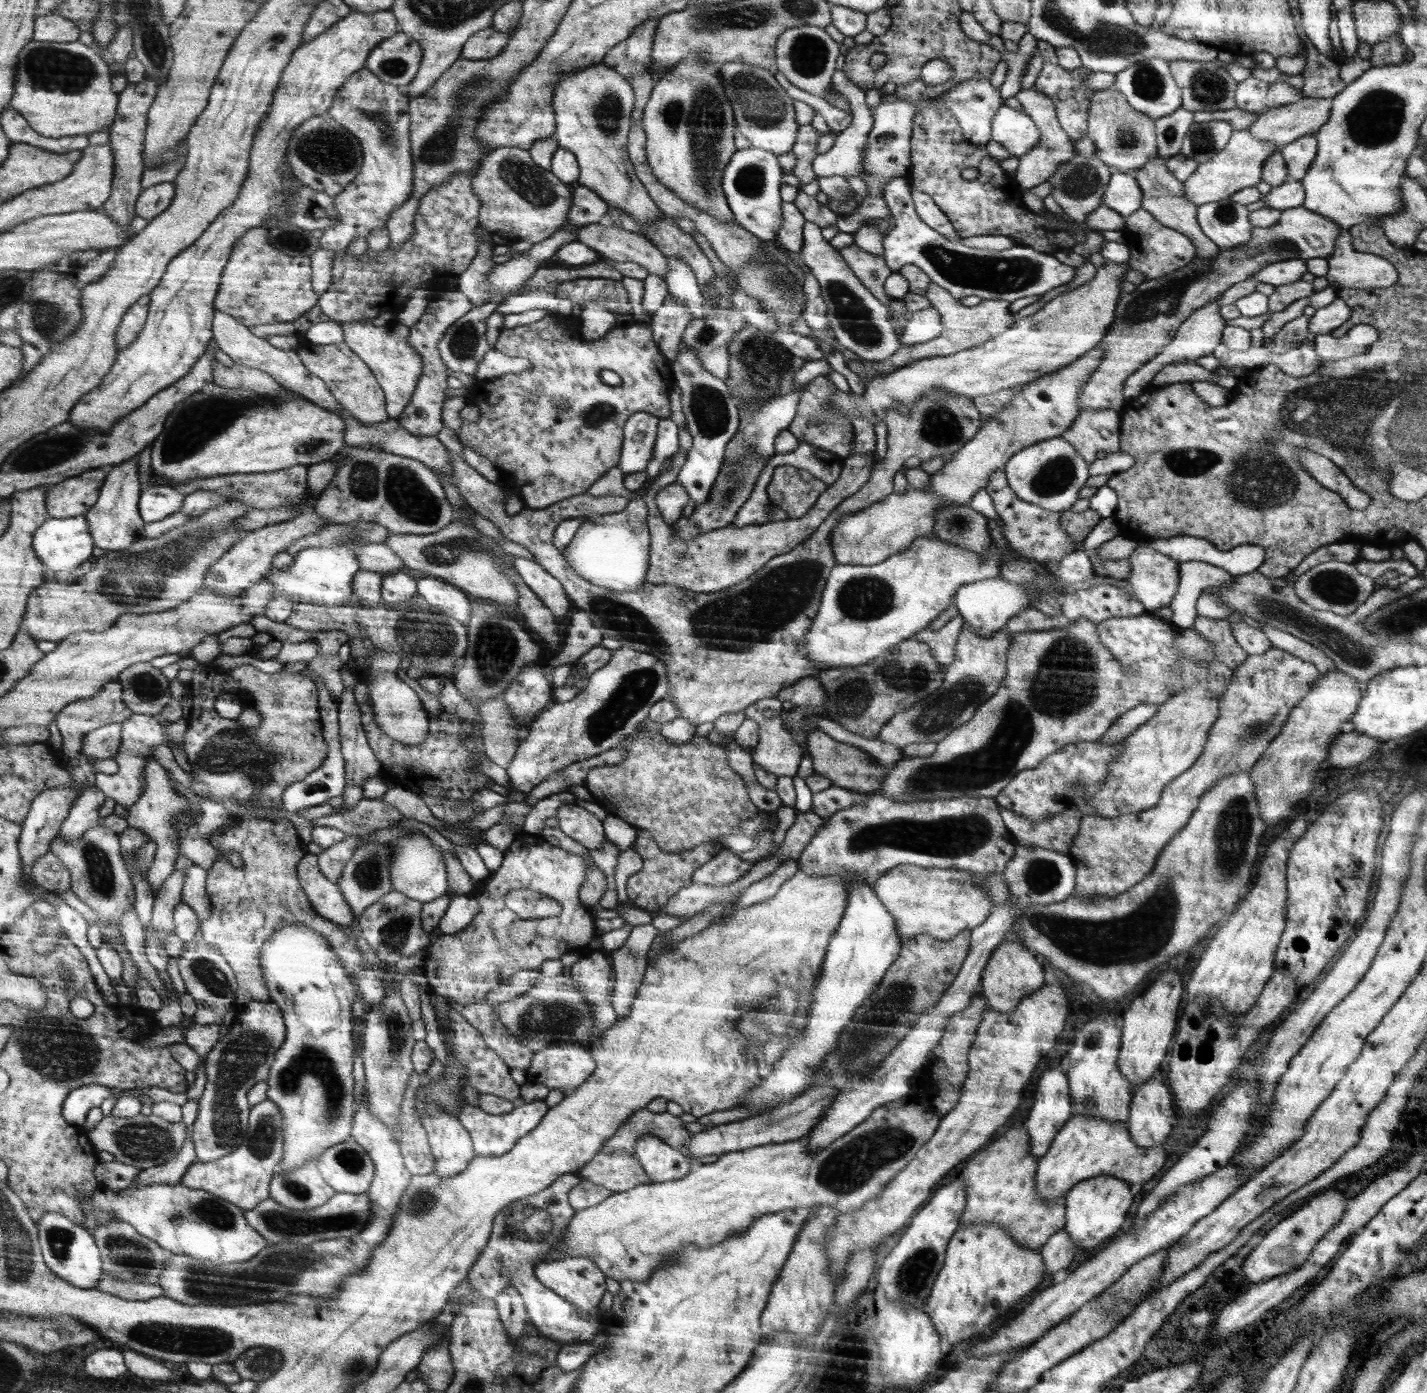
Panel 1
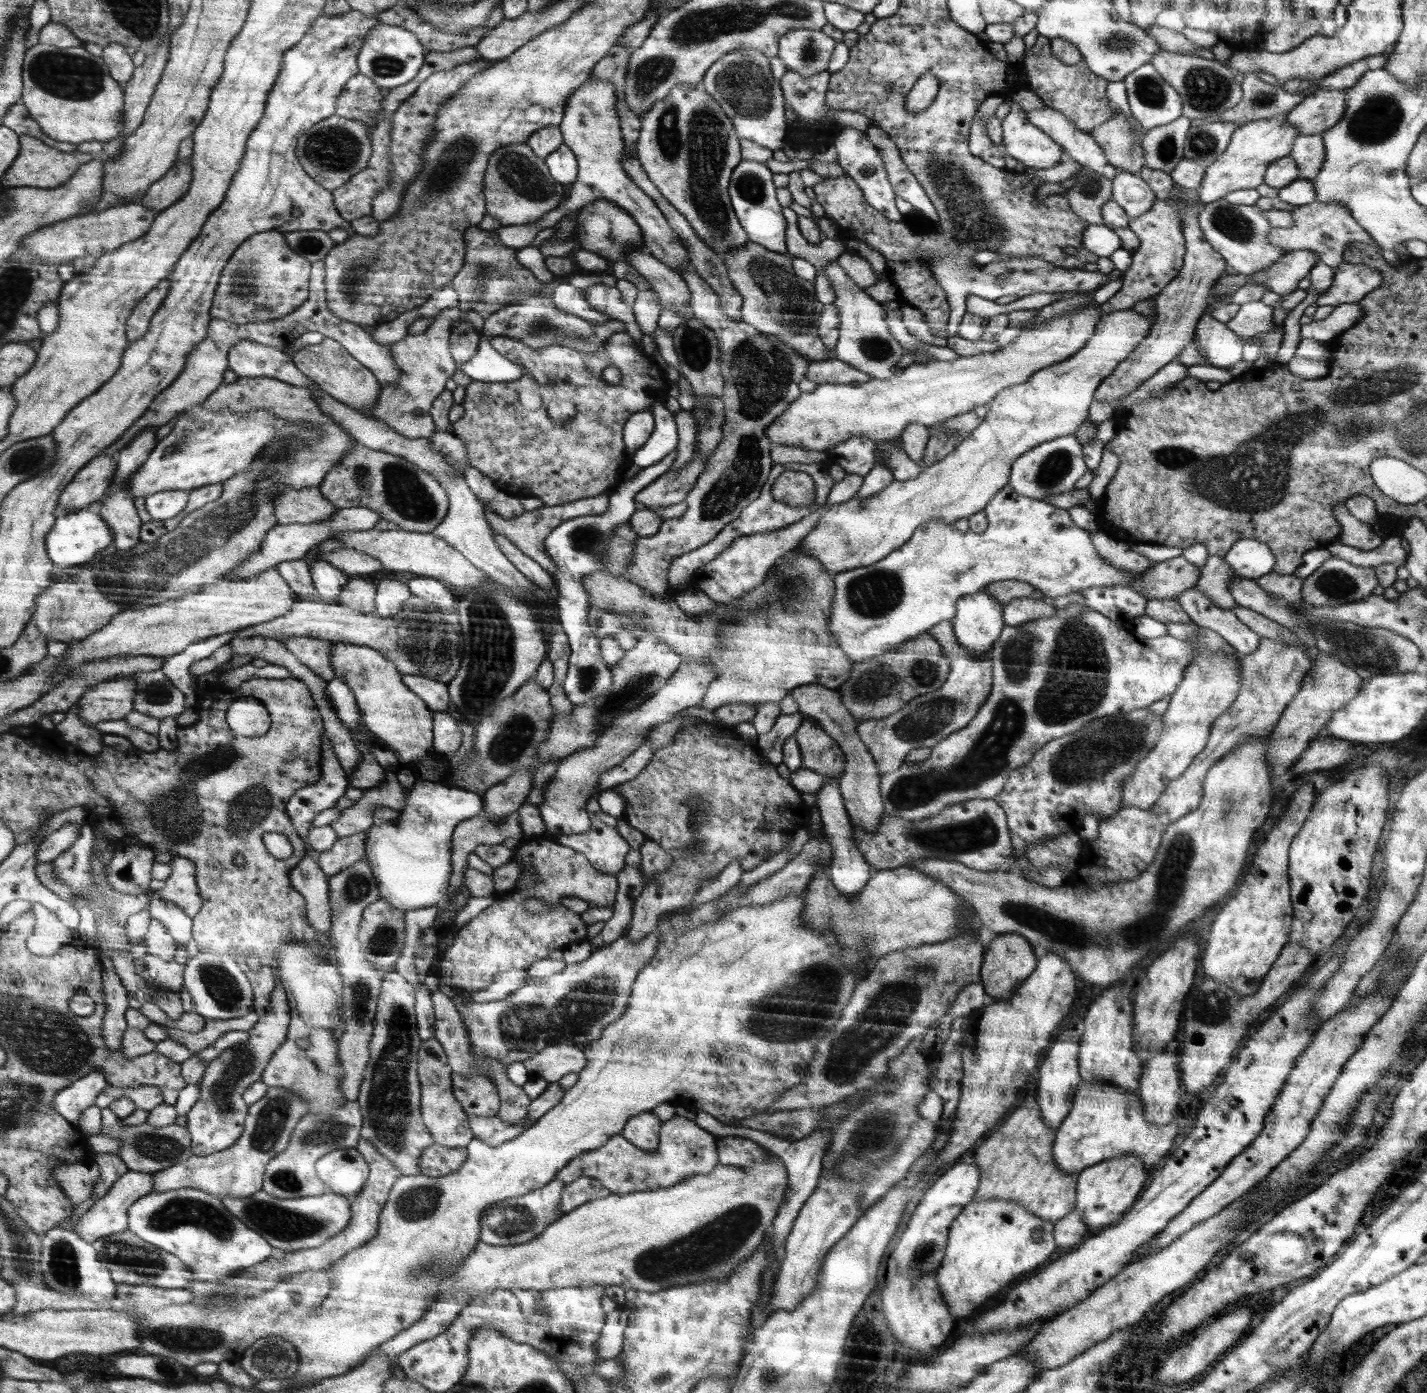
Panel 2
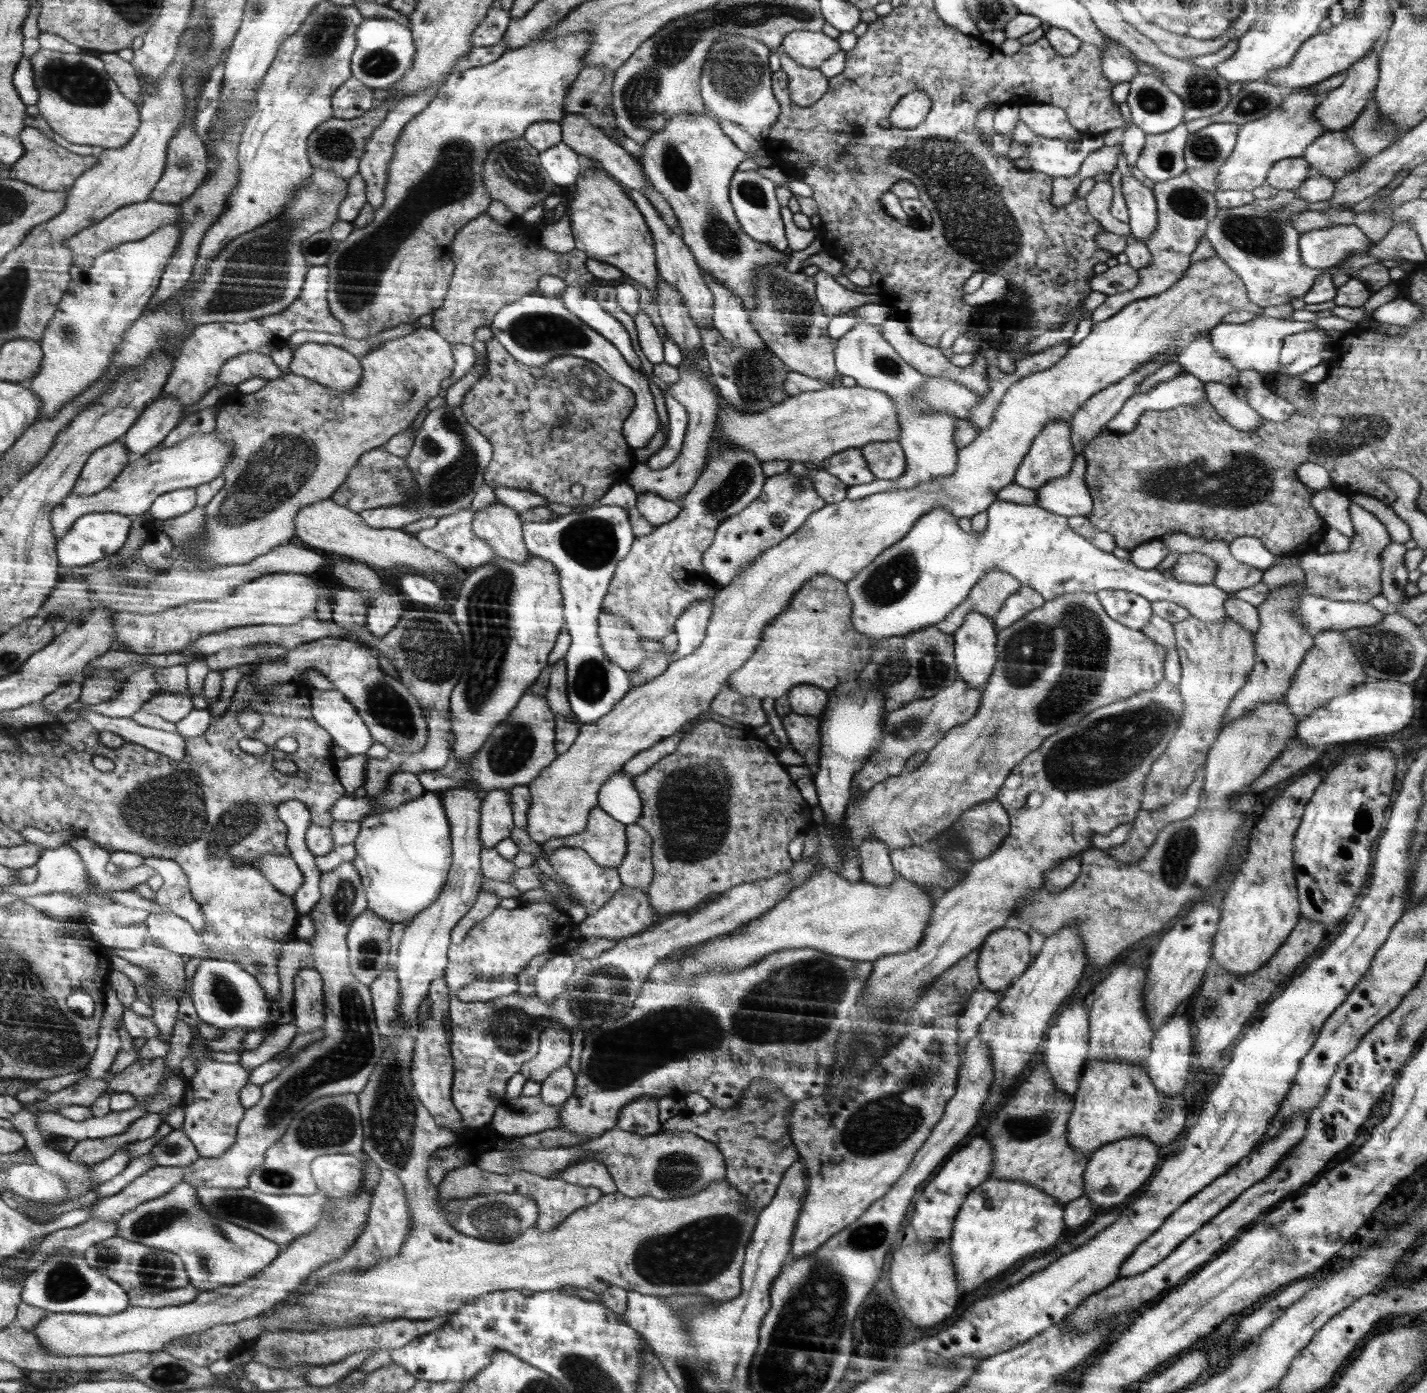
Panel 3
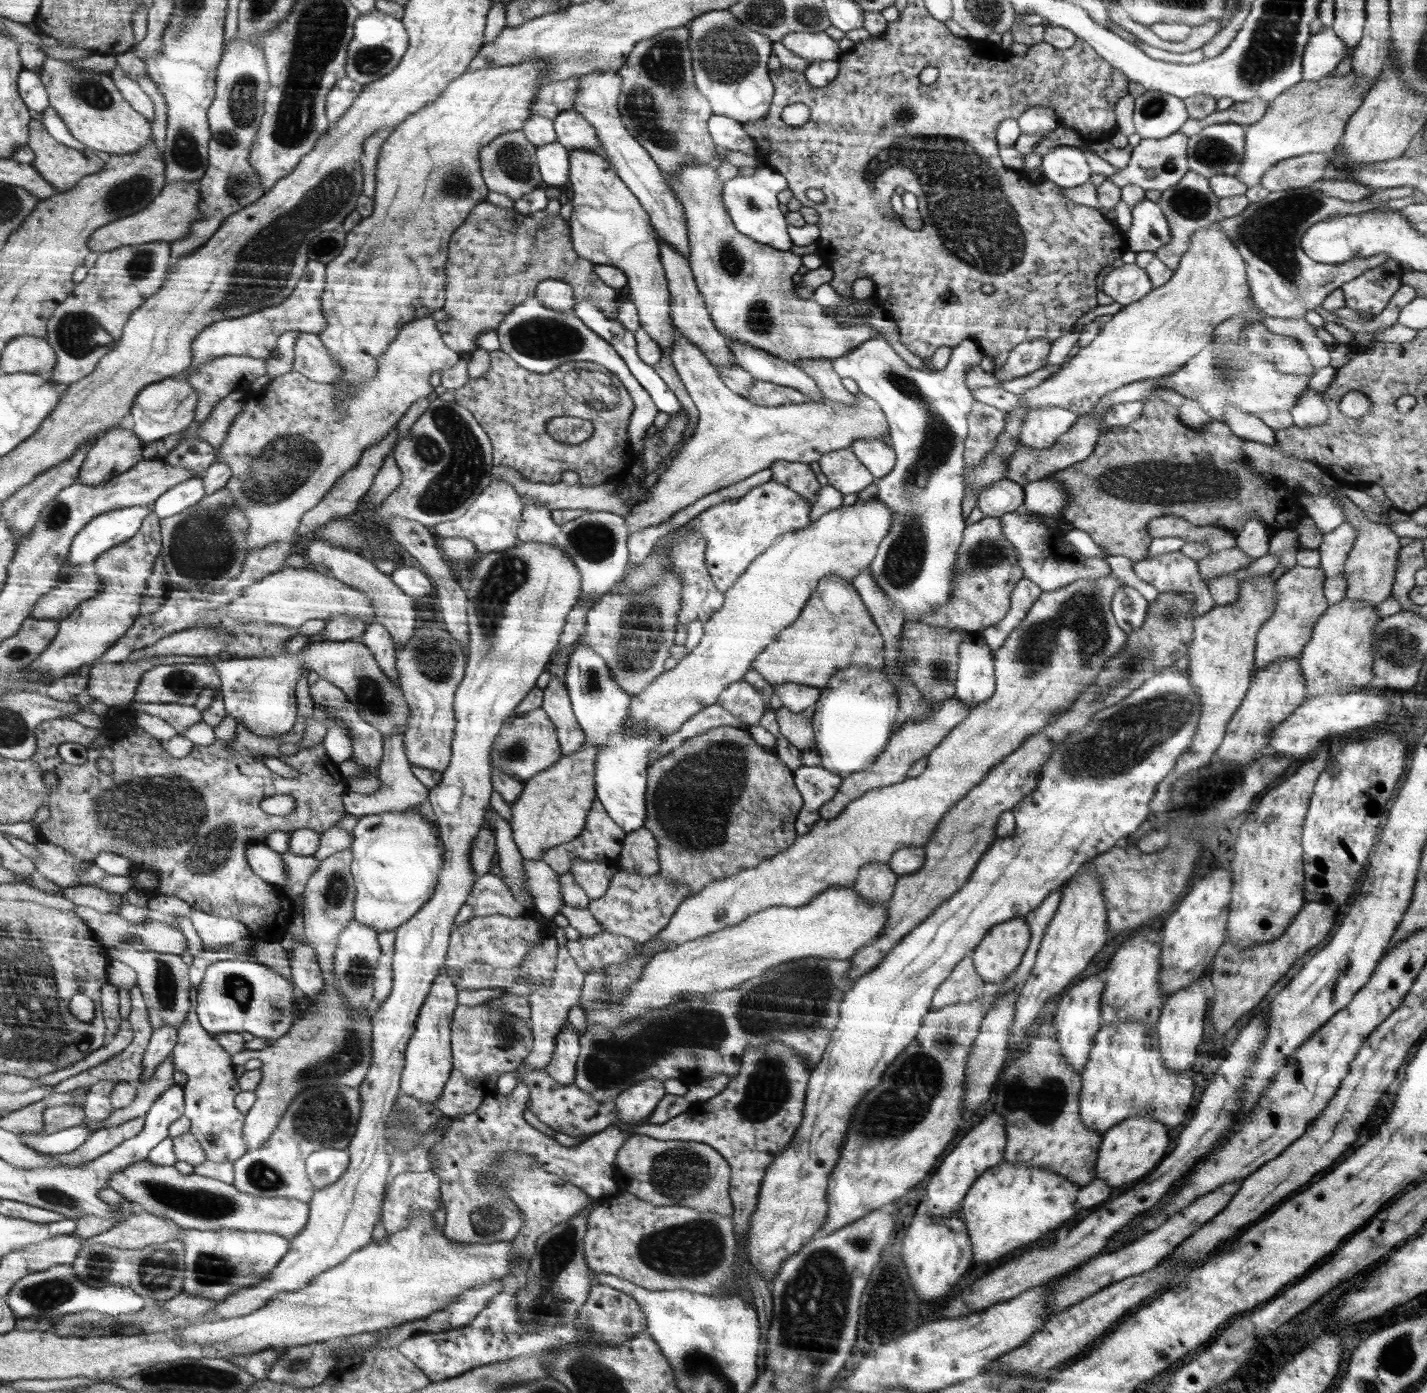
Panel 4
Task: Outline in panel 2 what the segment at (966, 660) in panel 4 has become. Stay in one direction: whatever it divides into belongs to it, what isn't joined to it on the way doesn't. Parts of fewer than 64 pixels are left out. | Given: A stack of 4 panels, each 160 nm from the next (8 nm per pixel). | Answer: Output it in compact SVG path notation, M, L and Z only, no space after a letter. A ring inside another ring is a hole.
M982 590L962 596L956 603L955 617L951 620L954 636L959 646L967 648L972 656L984 656L985 652L991 650L1005 625L1003 623L1003 606L1004 604L1000 604L995 596L990 596Z

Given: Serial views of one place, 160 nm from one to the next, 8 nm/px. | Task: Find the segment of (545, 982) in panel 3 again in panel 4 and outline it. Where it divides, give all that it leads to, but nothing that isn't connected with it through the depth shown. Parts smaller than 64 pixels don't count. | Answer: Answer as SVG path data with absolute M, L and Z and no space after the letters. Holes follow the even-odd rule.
M561 934L557 937L559 939L556 959L557 967L553 974L552 987L532 990L532 994L528 996L528 1002L531 1008L531 1019L529 1023L535 1031L535 1048L531 1052L531 1055L523 1060L524 1066L529 1069L544 1069L550 1064L553 1058L552 1054L556 1051L556 1038L558 1038L560 1032L566 1026L568 1011L580 1001L580 992L585 981L584 972L579 969L579 966L567 951L565 945L567 940Z

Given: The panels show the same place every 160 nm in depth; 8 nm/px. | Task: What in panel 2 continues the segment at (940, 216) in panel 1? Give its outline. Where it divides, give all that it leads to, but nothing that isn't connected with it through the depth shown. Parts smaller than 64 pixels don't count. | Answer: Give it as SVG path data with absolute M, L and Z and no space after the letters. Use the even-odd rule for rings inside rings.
M876 122L869 123L867 137L875 144L879 150L882 164L886 169L886 174L892 185L895 196L899 196L909 202L914 209L921 211L927 218L927 228L934 227L939 222L939 218L930 202L928 195L910 169L902 162L901 154L894 141L882 130Z

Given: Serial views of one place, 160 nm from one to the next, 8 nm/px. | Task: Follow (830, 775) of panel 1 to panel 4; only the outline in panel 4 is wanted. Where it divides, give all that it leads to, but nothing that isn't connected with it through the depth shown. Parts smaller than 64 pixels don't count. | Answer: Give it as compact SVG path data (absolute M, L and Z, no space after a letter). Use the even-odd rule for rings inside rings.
M814 705L800 713L790 712L783 706L776 709L774 716L777 718L778 725L780 725L780 733L795 748L806 752L818 747L818 742L815 741Z

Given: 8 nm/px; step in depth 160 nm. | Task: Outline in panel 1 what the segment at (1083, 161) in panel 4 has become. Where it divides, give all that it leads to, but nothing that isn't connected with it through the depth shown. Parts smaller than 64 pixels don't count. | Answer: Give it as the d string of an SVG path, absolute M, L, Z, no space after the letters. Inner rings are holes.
M1002 104L992 117L991 137L1011 155L1021 157L1038 144L1040 133L1031 116Z

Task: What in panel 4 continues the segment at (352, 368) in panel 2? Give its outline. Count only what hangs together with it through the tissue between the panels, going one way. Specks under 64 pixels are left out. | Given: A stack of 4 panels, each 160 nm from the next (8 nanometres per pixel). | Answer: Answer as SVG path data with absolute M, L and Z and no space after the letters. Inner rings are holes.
M298 333L295 344L295 362L293 371L319 383L336 382L344 371L328 354L316 333Z

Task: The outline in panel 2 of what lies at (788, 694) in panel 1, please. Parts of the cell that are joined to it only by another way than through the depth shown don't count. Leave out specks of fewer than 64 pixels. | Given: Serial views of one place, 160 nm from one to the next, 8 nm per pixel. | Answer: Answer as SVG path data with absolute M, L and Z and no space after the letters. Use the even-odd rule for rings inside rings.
M819 684L799 685L792 690L799 712L813 718L827 734L840 744L844 754L847 756L846 770L838 778L840 794L842 795L846 812L851 824L862 825L867 832L879 830L879 824L883 820L883 797L879 792L882 784L882 774L875 758L871 756L870 750L862 742L862 737L858 735L858 723L847 712L847 708L842 704L838 690L833 690L820 686Z

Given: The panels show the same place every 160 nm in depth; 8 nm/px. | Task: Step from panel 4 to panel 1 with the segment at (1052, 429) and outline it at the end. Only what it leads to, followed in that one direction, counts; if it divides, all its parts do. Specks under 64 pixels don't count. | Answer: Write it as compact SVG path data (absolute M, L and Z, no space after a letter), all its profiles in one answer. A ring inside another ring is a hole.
M1061 436L1043 440L1017 452L1003 468L1007 483L1014 494L1033 505L1050 512L1064 512L1079 499L1078 492L1091 477L1084 457Z

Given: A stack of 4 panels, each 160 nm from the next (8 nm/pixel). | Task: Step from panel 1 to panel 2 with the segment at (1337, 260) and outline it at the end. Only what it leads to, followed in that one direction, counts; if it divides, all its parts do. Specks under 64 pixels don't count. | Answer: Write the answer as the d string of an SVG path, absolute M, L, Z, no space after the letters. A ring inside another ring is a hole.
M1345 261L1333 271L1332 286L1318 298L1318 307L1326 305L1336 308L1345 303L1360 303L1368 292L1384 281L1378 269Z

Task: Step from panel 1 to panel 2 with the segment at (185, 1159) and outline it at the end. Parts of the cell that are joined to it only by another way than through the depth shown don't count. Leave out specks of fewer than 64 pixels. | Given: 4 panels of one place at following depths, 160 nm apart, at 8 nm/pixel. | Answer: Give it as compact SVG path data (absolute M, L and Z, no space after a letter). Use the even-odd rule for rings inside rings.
M128 1171L125 1172L106 1192L106 1195L98 1200L73 1226L73 1231L80 1234L84 1241L92 1244L104 1237L115 1233L120 1233L127 1228L127 1213L130 1206L138 1200L152 1192L153 1173Z

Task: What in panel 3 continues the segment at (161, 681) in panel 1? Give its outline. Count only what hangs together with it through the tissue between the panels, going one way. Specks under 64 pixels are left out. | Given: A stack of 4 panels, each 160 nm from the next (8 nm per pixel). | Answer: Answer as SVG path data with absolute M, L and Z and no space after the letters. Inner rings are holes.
M161 690L156 696L150 697L141 706L141 709L176 724L182 718L186 718L194 709L191 697L187 692Z

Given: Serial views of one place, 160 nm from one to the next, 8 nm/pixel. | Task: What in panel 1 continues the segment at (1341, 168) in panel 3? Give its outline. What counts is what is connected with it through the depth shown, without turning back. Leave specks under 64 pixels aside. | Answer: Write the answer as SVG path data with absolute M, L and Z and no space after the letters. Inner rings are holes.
M1315 135L1302 136L1283 146L1280 151L1287 164L1288 180L1301 180L1316 158L1317 138Z

